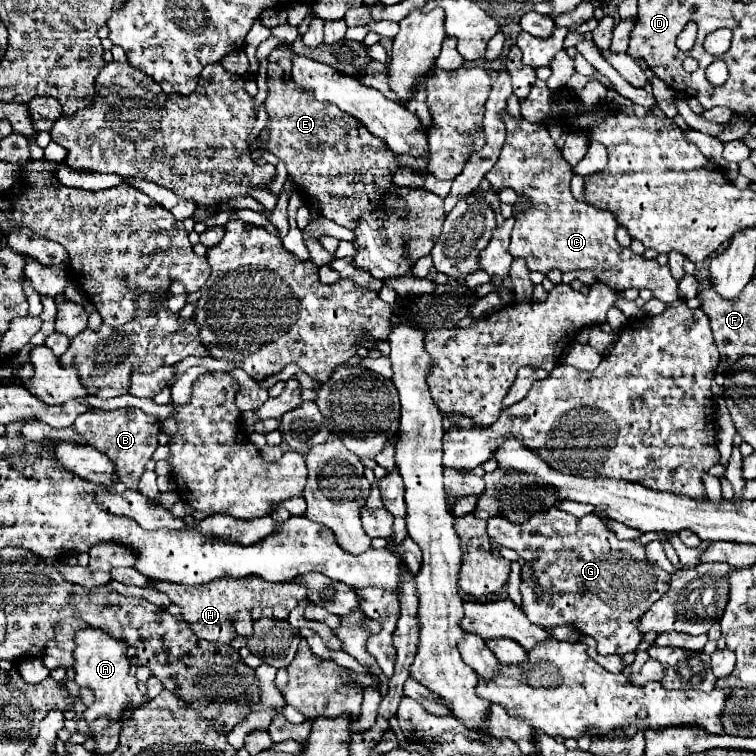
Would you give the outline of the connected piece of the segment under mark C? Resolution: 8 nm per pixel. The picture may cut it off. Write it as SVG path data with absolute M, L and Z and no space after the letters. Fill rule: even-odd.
M504 113L504 123L508 129L506 143L500 151L496 165L488 171L488 181L496 191L512 187L516 193L524 193L532 199L530 209L516 215L512 229L510 255L528 261L532 271L546 273L548 269L560 269L562 273L588 269L594 277L608 285L612 291L620 293L628 287L648 287L656 299L672 303L678 299L678 281L670 275L668 265L660 265L656 259L644 259L632 253L630 247L620 247L614 237L618 227L616 217L604 209L596 209L588 203L580 203L570 193L572 167L556 149L548 135L546 125L518 121Z

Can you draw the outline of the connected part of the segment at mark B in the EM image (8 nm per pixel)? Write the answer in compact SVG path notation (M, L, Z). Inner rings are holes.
M134 407L119 408L113 411L93 410L82 413L74 421L74 429L86 439L86 443L92 443L104 455L108 455L108 459L114 463L116 475L122 483L126 483L130 489L138 491L138 481L140 481L142 473L146 471L144 467L152 459L152 453L158 447L160 421Z

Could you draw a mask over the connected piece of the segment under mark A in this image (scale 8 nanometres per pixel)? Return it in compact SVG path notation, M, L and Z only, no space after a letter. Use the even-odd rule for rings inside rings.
M92 627L78 631L74 637L76 637L76 651L74 651L76 685L80 689L86 687L94 693L94 703L86 707L82 719L88 723L98 717L108 717L110 721L120 719L130 703L144 699L144 693L140 693L138 689L138 679L128 673L130 659L126 657L126 645L122 641L108 637L106 631Z

